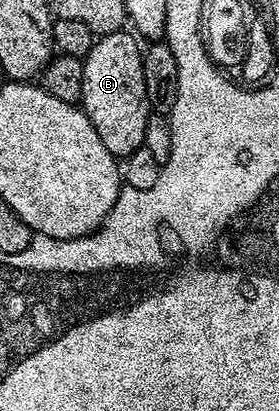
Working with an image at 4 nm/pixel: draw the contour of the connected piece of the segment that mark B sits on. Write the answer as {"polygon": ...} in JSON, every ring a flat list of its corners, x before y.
{"polygon":[[120,29,115,34,101,35,82,59,84,84,80,109,92,120,92,128,96,128,104,148,119,160,142,147,144,128,152,113,144,88,142,51,139,39]]}

